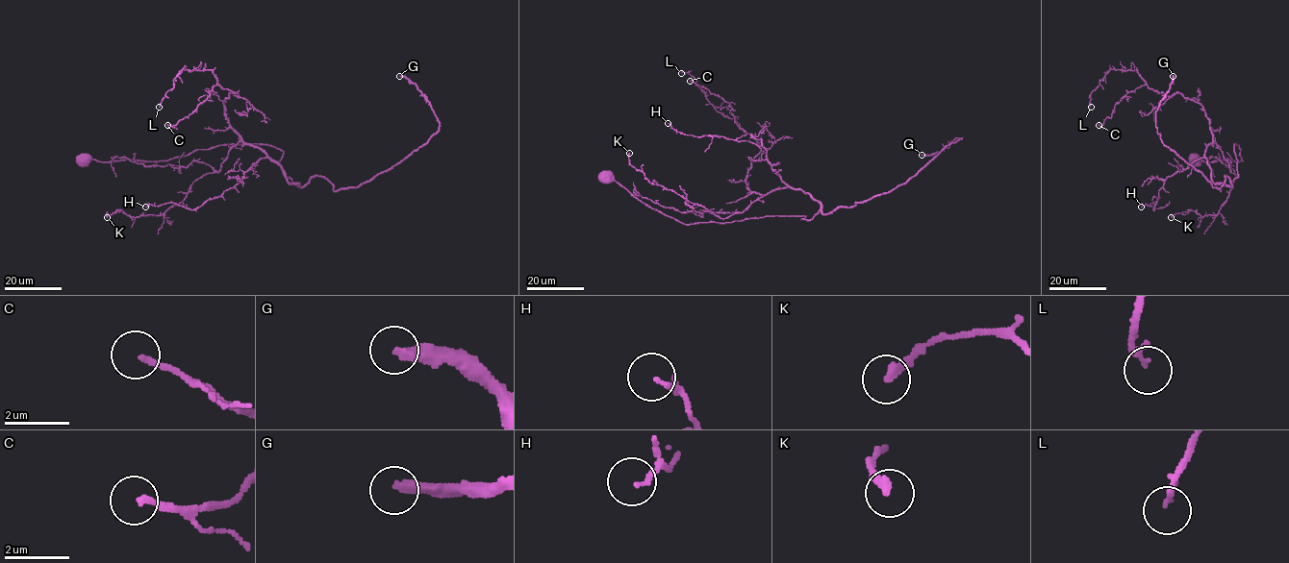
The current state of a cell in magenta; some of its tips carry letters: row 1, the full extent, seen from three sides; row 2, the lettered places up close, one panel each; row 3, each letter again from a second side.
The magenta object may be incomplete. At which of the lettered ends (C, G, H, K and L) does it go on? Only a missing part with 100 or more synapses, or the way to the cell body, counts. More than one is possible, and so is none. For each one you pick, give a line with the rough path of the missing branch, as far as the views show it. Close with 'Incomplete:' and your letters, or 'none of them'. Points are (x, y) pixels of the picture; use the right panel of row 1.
Incomplete: G

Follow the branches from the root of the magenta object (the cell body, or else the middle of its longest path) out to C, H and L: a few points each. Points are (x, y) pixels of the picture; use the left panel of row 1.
C: (82, 159), (158, 161), (267, 144), (298, 184), (230, 126), (224, 101), (237, 93), (214, 85), (167, 125)
H: (82, 159), (158, 161), (267, 144), (283, 152), (281, 169), (298, 183), (262, 158), (194, 208), (145, 207)
L: (82, 159), (267, 144), (298, 184), (230, 126), (224, 101), (238, 94), (211, 70), (181, 69), (159, 107)

